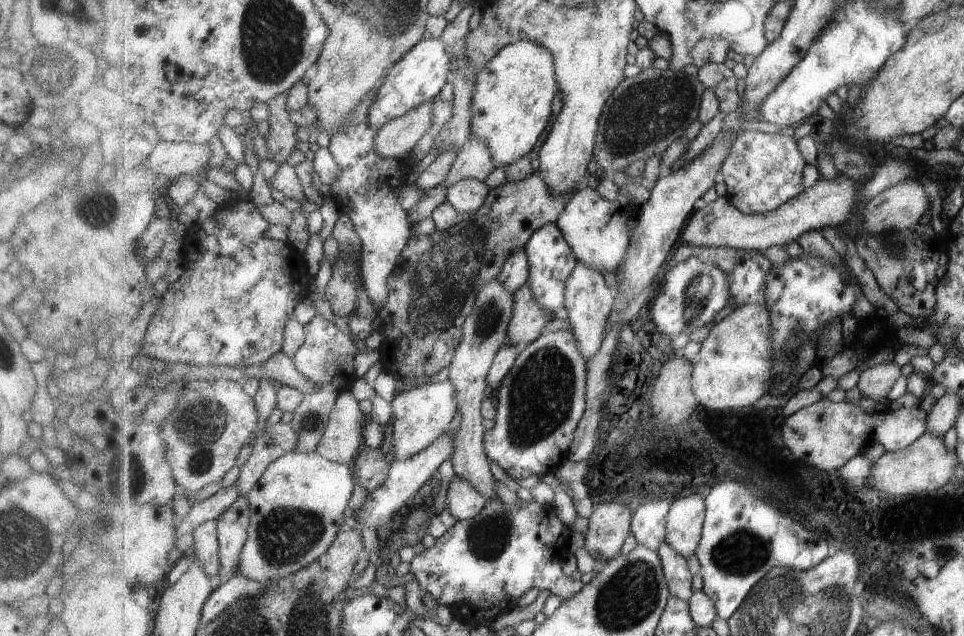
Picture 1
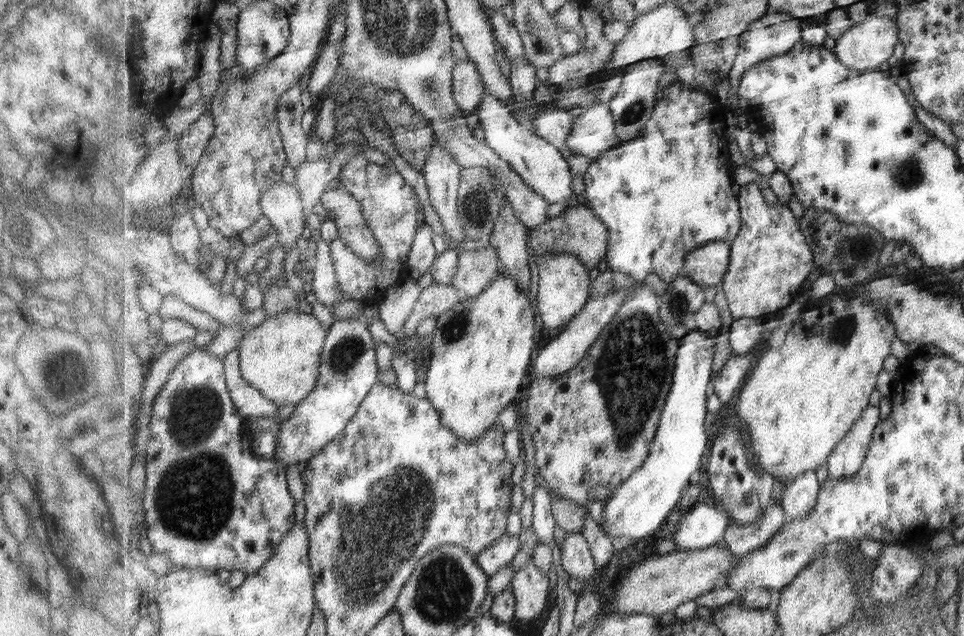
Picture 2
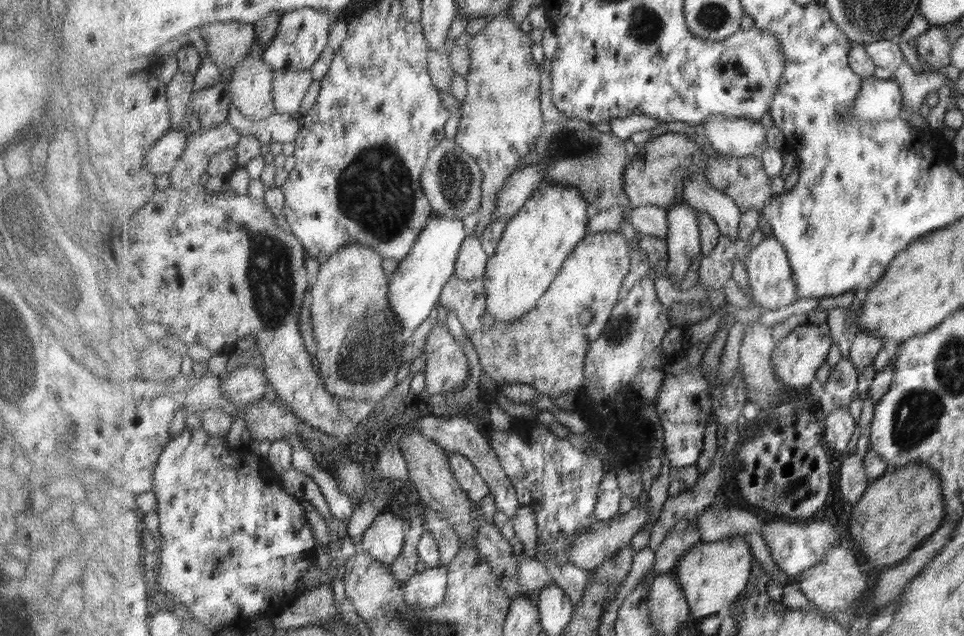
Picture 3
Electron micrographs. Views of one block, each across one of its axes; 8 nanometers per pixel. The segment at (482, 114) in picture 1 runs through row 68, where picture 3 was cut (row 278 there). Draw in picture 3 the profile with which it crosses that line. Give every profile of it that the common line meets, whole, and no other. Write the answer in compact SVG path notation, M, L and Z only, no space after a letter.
M543 180L521 211L508 220L497 252L487 258L484 285L488 293L488 312L495 317L495 320L507 322L520 319L535 310L560 274L564 262L588 234L587 202L582 192L576 186Z

